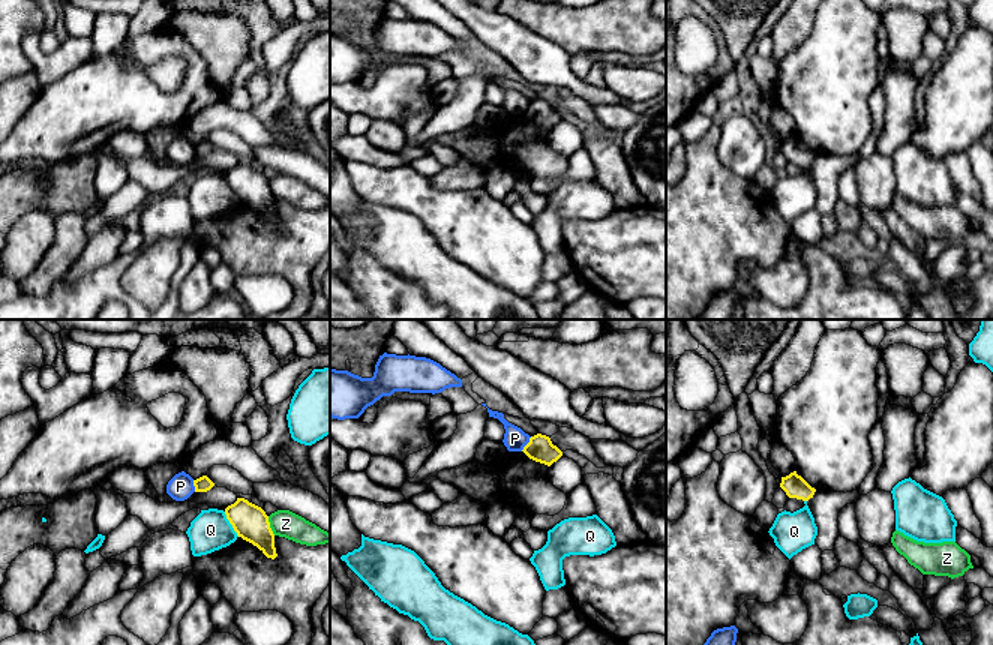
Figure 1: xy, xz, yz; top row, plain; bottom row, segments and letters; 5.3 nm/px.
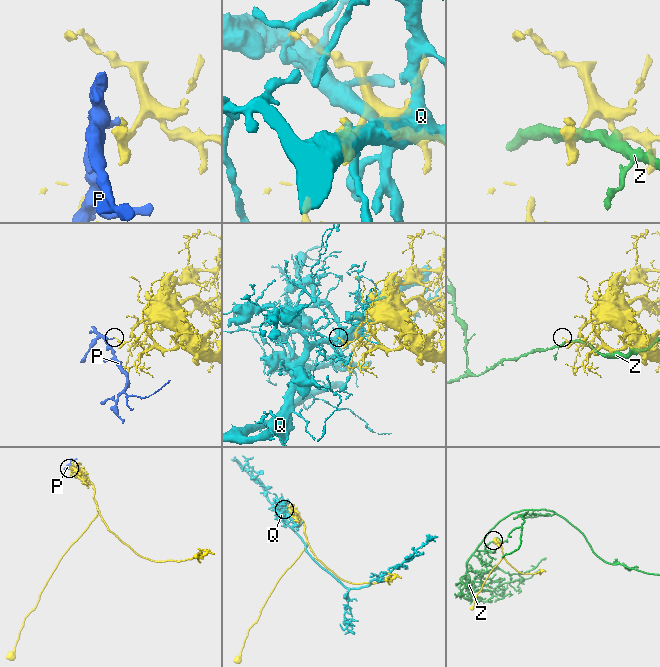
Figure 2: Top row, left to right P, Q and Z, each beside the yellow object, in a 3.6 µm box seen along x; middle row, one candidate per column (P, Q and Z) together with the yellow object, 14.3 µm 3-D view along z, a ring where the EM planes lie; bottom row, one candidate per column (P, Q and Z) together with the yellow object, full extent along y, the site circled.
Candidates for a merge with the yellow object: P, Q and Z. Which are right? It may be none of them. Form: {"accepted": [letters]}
{"accepted": []}

